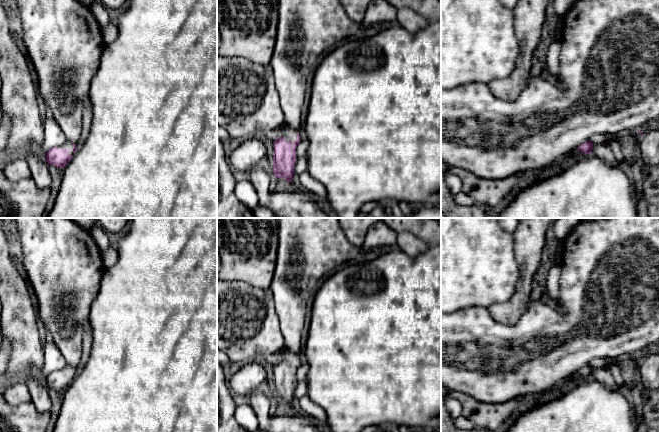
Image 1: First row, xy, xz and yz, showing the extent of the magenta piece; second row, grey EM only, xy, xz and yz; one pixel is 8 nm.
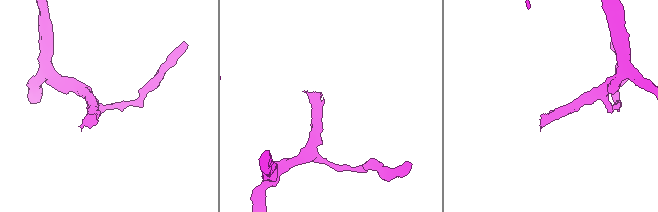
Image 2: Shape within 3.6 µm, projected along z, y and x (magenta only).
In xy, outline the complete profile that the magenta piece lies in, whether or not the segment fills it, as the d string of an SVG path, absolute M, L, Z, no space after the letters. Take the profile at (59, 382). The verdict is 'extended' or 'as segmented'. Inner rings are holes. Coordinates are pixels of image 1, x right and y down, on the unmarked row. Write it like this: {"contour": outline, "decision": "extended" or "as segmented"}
{"contour": "M66 366L63 369L49 373L45 384L48 389L54 389L61 393L69 387L76 376L76 368Z", "decision": "extended"}

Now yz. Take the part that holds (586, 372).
{"contour": "M586 365L585 367L581 368L572 377L568 380L560 380L559 382L555 383L551 388L547 389L548 392L552 391L553 389L559 389L564 386L570 386L574 383L592 377L593 367L590 365Z", "decision": "extended"}

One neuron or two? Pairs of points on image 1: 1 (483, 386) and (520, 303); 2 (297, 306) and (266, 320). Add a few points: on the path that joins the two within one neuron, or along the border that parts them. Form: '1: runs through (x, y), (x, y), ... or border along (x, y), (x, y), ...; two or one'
1: border along (527, 309), (511, 325), (499, 323), (489, 314); two
2: border along (271, 292), (273, 307), (283, 338); two

